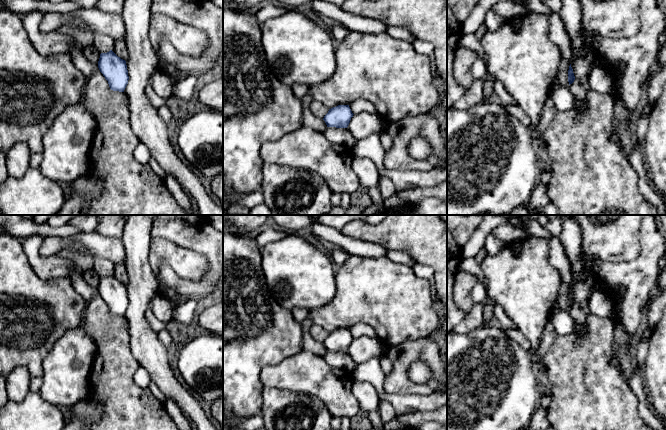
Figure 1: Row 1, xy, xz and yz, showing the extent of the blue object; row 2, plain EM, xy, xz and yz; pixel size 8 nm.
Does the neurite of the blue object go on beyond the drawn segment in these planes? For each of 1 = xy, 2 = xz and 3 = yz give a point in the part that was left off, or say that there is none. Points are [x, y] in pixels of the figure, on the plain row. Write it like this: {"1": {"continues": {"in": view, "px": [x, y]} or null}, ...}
{"1": {"continues": null}, "2": {"continues": null}, "3": {"continues": null}}

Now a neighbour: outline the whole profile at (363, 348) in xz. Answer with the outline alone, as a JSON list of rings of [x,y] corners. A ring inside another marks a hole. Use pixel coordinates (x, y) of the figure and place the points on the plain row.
[[[361,336],[354,338],[347,351],[356,364],[365,363],[373,357],[381,357],[383,342],[378,338]]]

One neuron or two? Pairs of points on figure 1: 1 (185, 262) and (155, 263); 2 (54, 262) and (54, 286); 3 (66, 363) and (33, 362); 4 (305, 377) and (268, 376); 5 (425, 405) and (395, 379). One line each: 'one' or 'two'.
1: one
2: two
3: two
4: one
5: two

